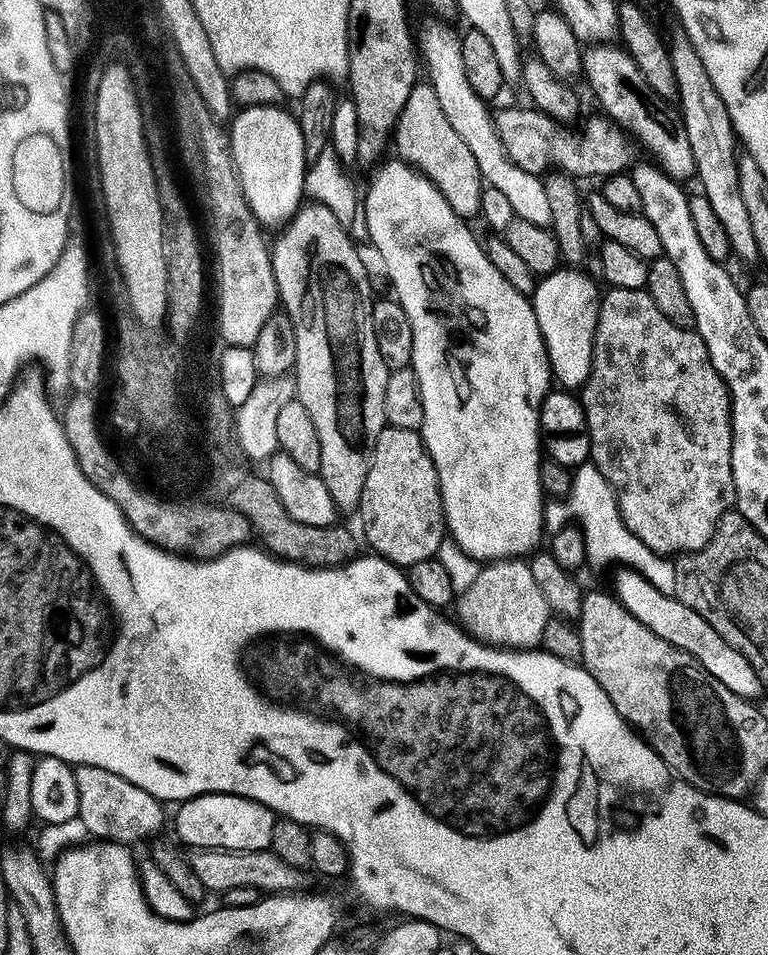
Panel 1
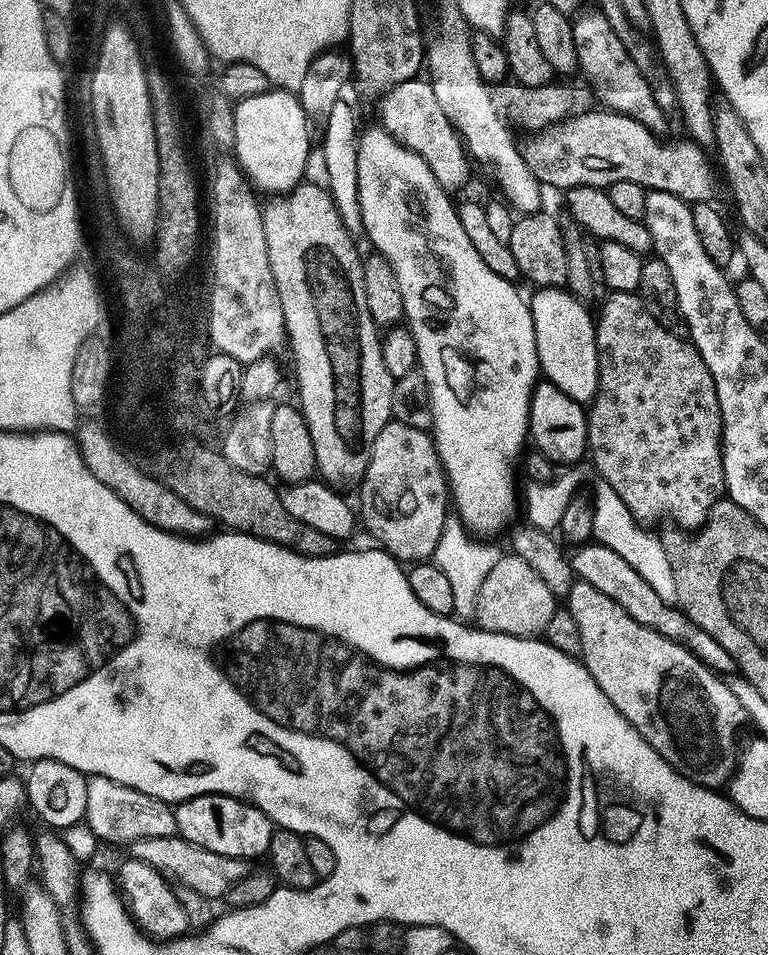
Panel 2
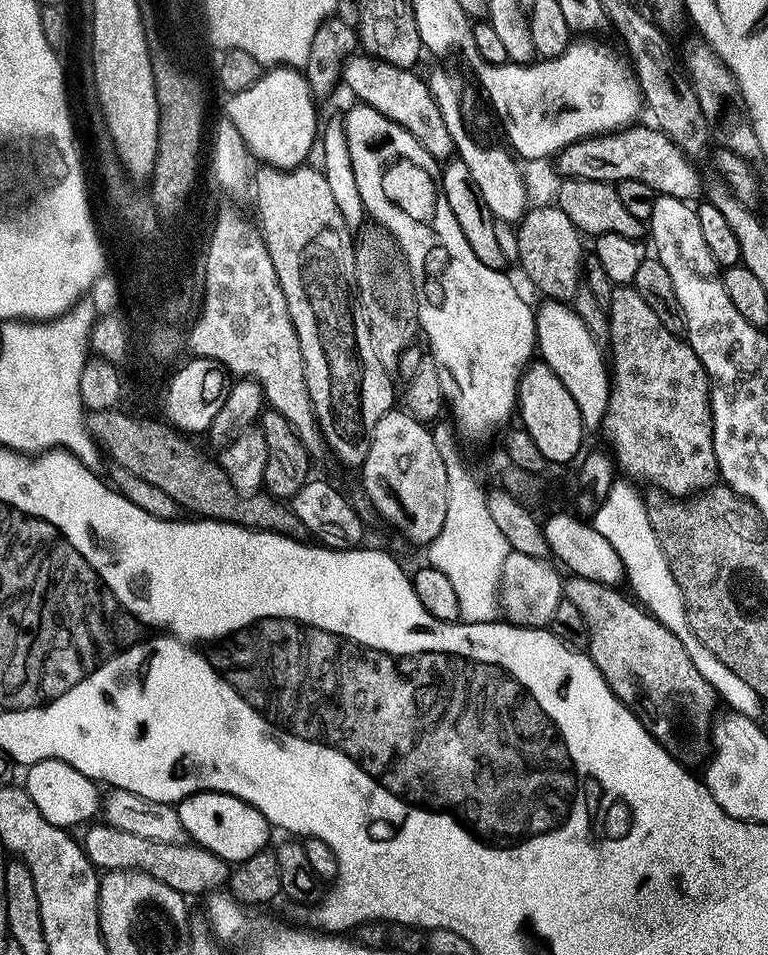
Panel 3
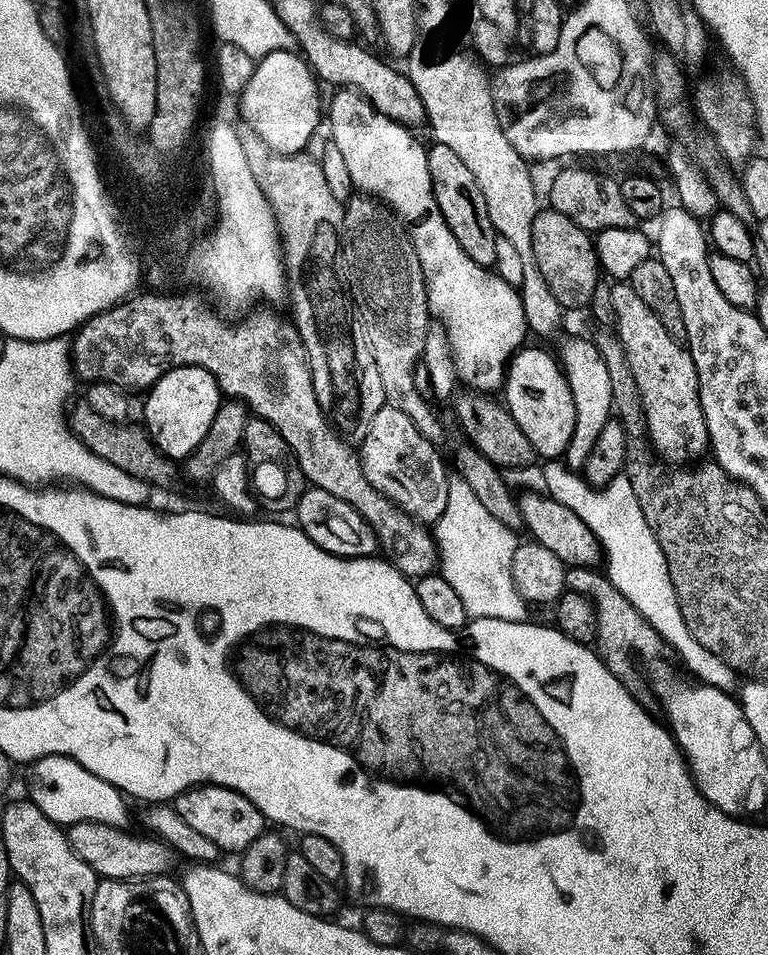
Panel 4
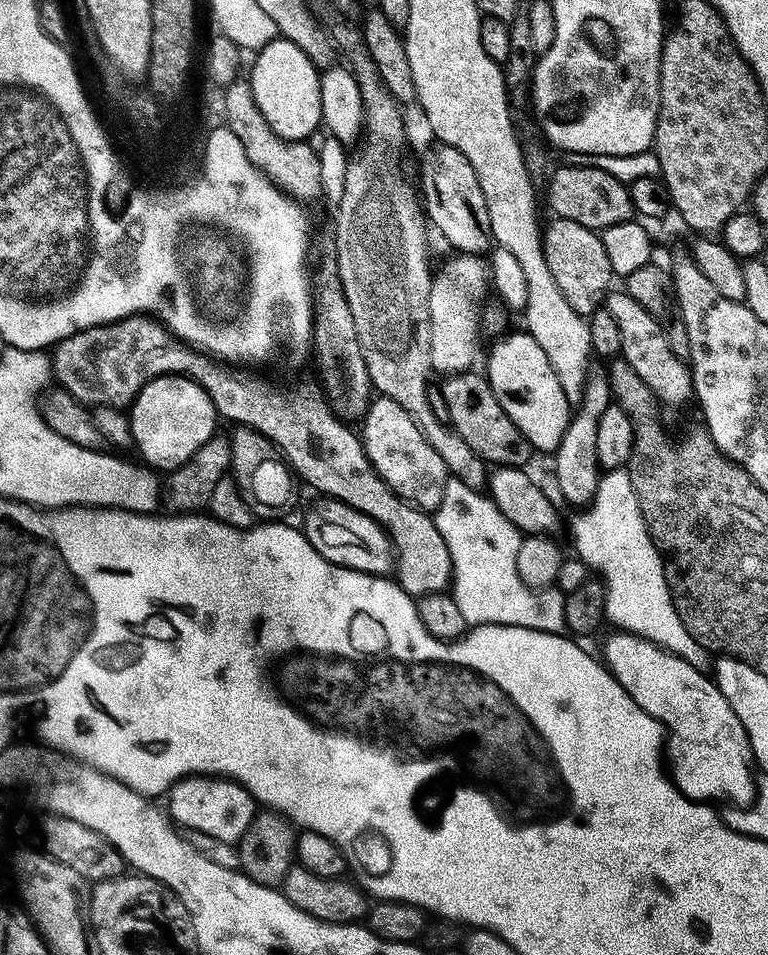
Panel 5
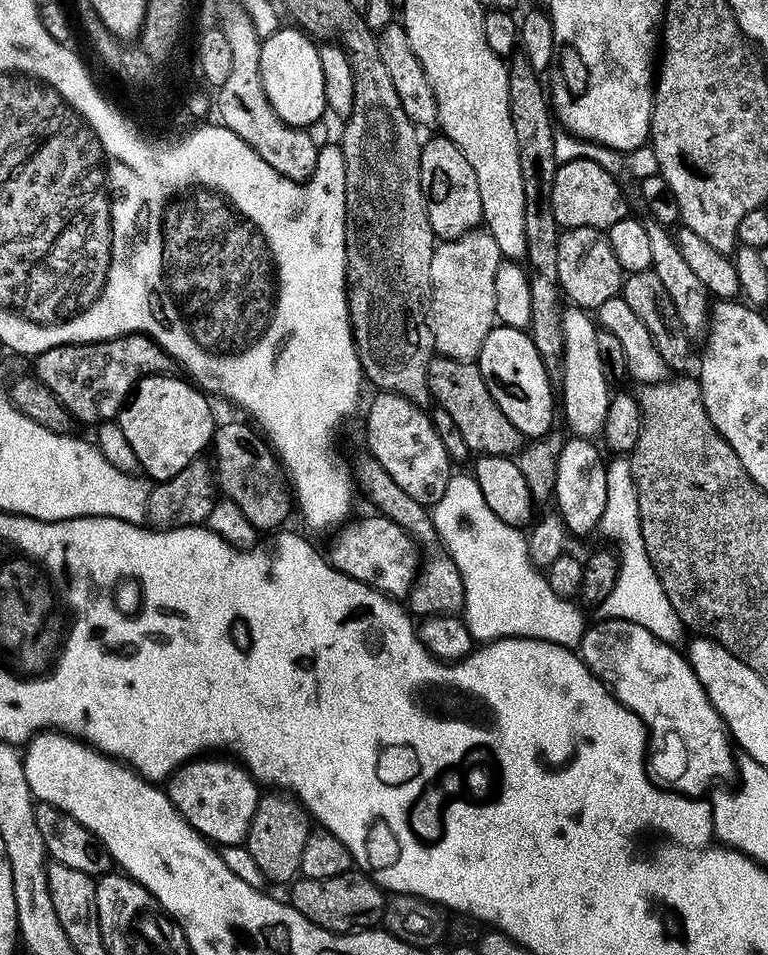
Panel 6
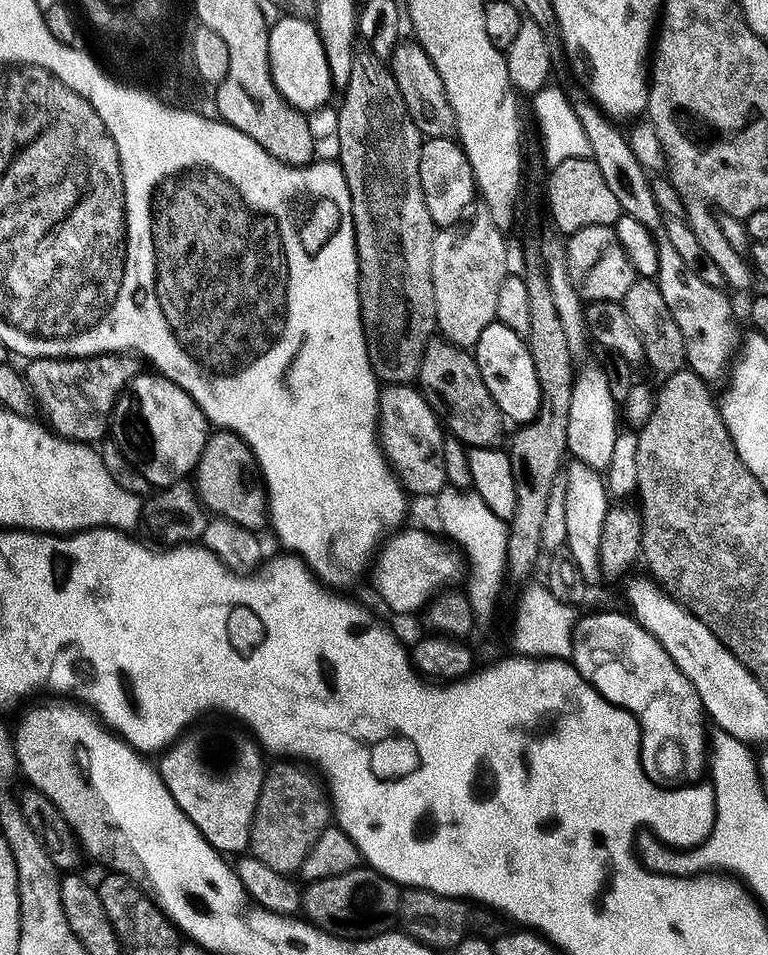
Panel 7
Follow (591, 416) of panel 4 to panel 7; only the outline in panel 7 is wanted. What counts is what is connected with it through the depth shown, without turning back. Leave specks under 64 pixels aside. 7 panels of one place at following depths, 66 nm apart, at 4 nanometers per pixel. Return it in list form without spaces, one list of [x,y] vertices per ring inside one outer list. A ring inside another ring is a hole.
[[[574,460],[571,465],[567,465],[564,472],[564,500],[565,507],[565,523],[566,534],[565,547],[570,556],[574,558],[574,562],[578,564],[578,570],[582,573],[590,588],[596,588],[596,585],[603,583],[601,570],[599,566],[598,549],[602,538],[602,527],[605,525],[606,514],[610,507],[610,493],[607,489],[607,483],[603,475],[595,468],[586,466],[585,463]]]

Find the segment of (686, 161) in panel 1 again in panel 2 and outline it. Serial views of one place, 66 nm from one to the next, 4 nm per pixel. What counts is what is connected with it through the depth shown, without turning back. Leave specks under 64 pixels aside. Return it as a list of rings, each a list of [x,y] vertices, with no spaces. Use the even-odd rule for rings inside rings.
[[[597,8],[583,9],[572,21],[574,46],[578,68],[588,78],[601,102],[608,110],[624,114],[646,126],[656,135],[663,135],[668,128],[667,113],[654,99],[653,90],[645,76],[635,66],[634,60]]]

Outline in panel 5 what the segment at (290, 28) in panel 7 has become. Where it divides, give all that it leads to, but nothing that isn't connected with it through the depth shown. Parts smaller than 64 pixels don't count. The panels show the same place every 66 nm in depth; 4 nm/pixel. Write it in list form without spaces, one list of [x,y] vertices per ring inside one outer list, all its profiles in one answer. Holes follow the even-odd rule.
[[[277,38],[265,48],[255,53],[256,61],[252,64],[250,83],[254,102],[262,110],[262,118],[284,140],[309,139],[308,135],[321,127],[320,111],[320,72],[317,65],[302,50],[289,40]]]

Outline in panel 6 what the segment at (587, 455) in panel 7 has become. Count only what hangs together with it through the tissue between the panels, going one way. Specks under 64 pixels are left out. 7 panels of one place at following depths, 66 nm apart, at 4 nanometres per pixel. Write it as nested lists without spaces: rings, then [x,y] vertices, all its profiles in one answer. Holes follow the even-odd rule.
[[[568,306],[561,311],[561,328],[564,339],[562,420],[564,416],[577,437],[596,438],[603,433],[610,399],[610,381],[602,370],[602,358],[598,358],[598,324],[585,309]]]

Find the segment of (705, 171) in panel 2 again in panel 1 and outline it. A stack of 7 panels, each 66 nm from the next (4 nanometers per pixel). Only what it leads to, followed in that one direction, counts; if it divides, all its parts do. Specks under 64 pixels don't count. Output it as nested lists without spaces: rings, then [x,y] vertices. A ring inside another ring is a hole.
[[[508,106],[493,113],[493,121],[510,157],[528,173],[543,175],[548,171],[563,172],[573,178],[621,175],[631,158],[632,150],[627,135],[609,119],[599,116],[575,123],[570,131],[563,123],[536,108]],[[529,108],[529,109],[528,109]],[[518,152],[518,156],[516,156]]]

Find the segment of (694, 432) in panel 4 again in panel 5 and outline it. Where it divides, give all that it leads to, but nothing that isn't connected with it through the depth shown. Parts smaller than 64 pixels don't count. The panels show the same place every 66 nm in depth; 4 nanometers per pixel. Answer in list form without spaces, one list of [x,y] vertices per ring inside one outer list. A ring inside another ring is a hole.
[[[614,288],[605,296],[604,307],[612,318],[618,323],[622,334],[622,358],[630,362],[631,368],[642,382],[649,386],[659,403],[663,405],[678,406],[693,397],[692,373],[689,365],[670,350],[669,342],[664,336],[660,324],[650,314],[634,301],[628,292]]]

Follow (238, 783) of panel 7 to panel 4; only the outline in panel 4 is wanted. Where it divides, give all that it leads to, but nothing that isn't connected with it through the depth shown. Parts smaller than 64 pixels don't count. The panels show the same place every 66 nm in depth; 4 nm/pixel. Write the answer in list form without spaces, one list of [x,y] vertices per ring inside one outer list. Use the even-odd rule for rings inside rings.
[[[202,784],[198,788],[187,788],[174,801],[178,814],[194,830],[199,830],[205,838],[210,838],[225,853],[239,854],[254,838],[265,831],[266,821],[263,814],[242,794],[233,788],[223,788],[217,784]]]

